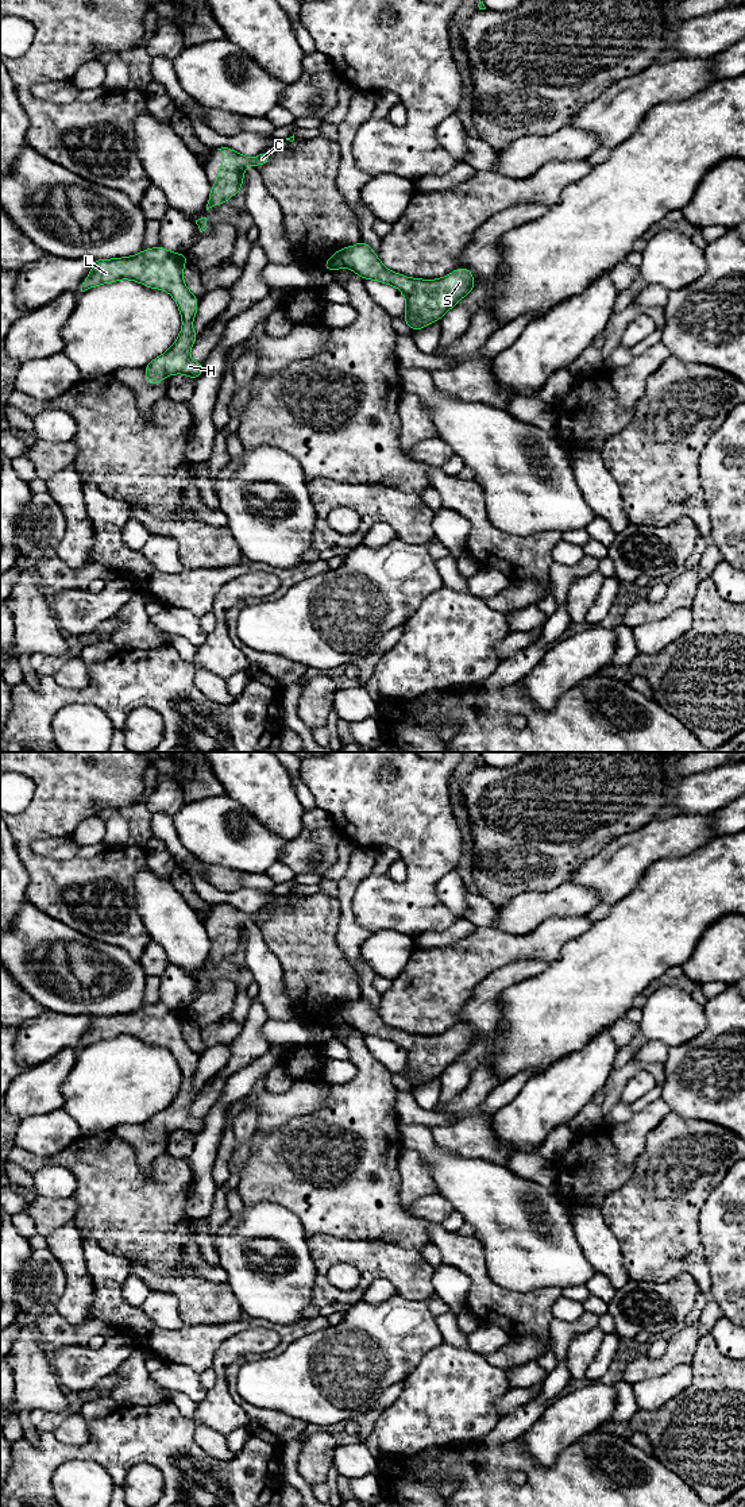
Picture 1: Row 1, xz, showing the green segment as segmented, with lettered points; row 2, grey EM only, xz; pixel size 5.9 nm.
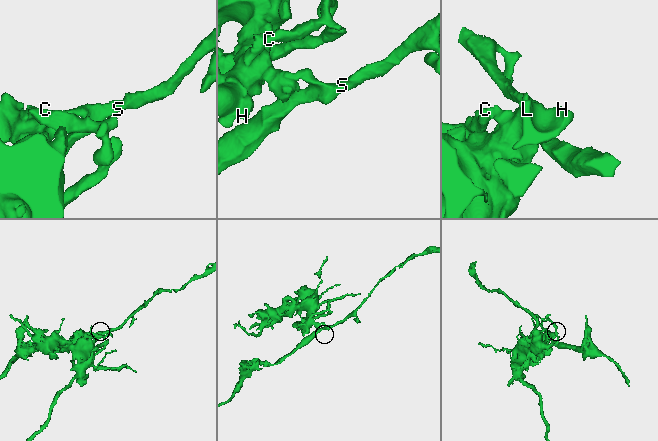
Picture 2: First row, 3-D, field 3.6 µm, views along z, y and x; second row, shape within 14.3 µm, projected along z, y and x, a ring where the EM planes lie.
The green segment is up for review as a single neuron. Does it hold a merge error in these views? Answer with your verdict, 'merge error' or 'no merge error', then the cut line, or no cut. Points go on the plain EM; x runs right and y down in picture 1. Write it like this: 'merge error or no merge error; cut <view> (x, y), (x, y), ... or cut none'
merge error; cut xz (335, 1010), (343, 1021)

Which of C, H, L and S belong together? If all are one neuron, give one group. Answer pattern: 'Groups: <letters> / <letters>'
Groups: C H L / S

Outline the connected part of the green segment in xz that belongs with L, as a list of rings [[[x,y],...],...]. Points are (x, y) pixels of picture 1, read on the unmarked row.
[[[159,1001],[134,1013],[93,1015],[90,1029],[81,1041],[81,1048],[85,1048],[101,1040],[134,1036],[171,1051],[182,1074],[182,1084],[173,1102],[144,1123],[147,1140],[151,1142],[167,1132],[180,1129],[197,1136],[204,1128],[202,1118],[189,1114],[189,1107],[200,1091],[192,1084],[198,1056],[184,1038],[182,1028],[186,1018],[189,1018],[186,1009],[171,1009]]]

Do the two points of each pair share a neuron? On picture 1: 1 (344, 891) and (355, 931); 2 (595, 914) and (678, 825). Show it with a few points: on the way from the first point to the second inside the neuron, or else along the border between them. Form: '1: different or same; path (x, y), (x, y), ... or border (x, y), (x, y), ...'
1: same; path (346, 901), (348, 921)
2: different; border (599, 901), (612, 904)

